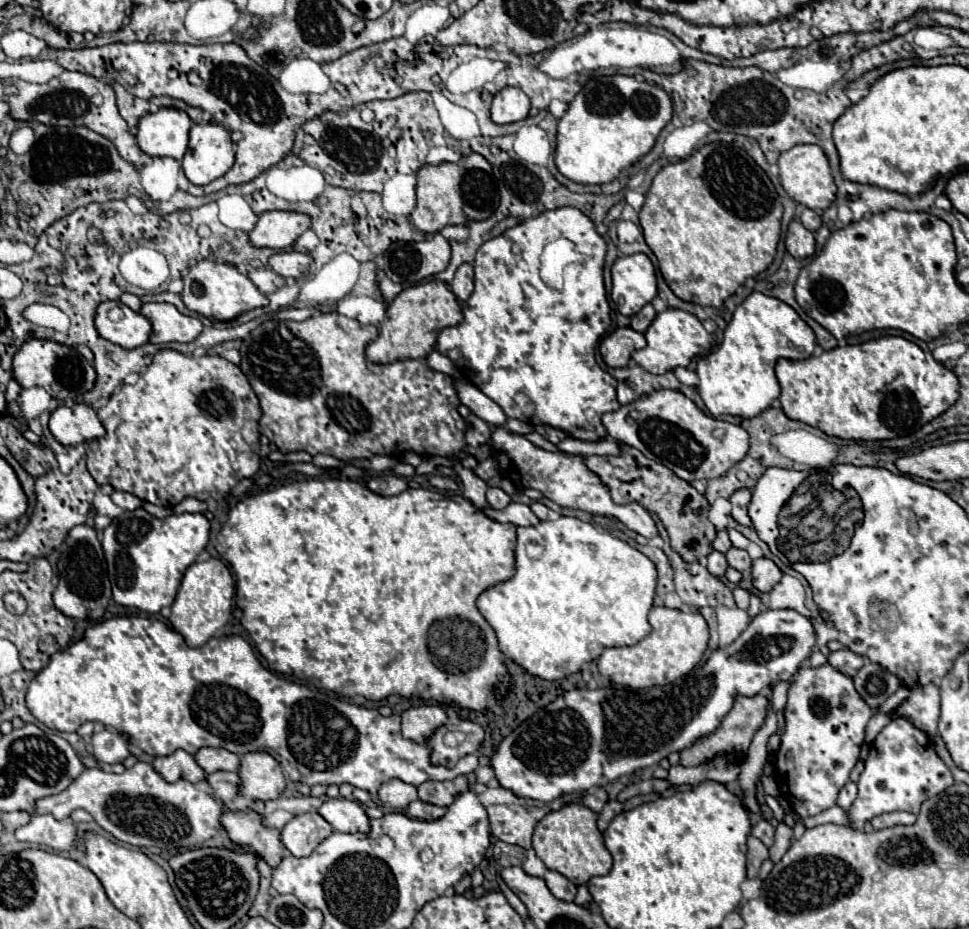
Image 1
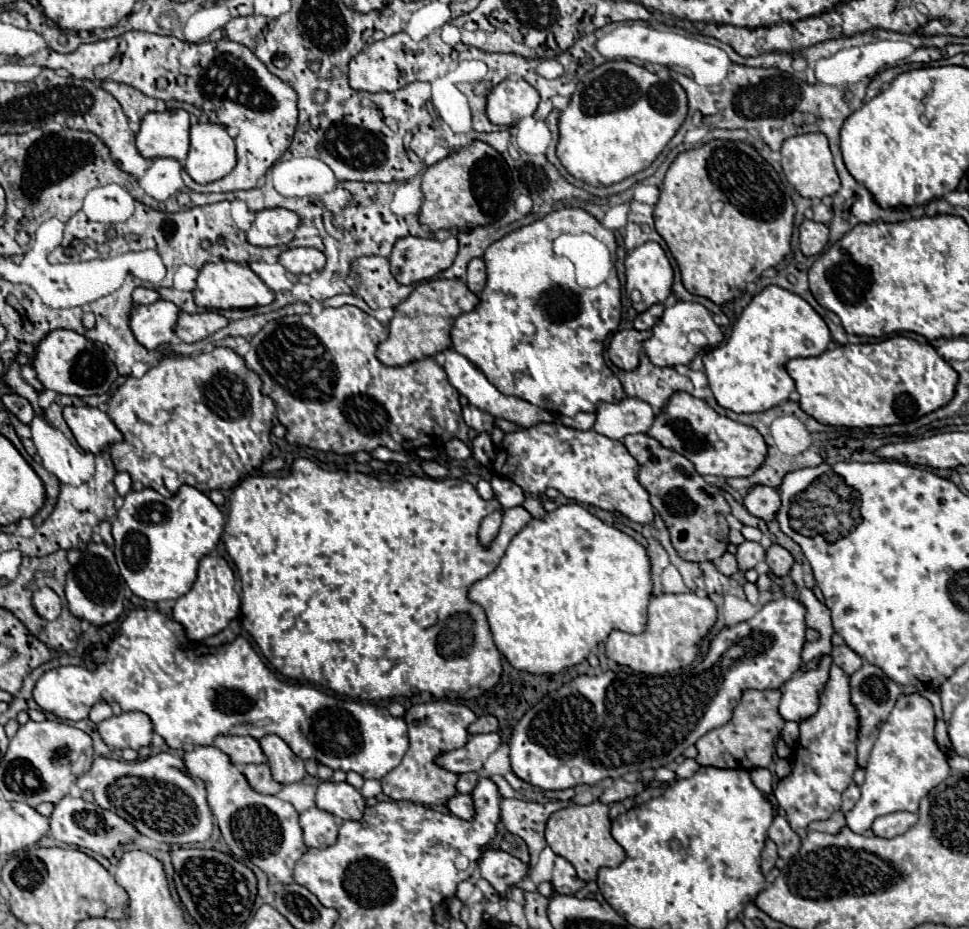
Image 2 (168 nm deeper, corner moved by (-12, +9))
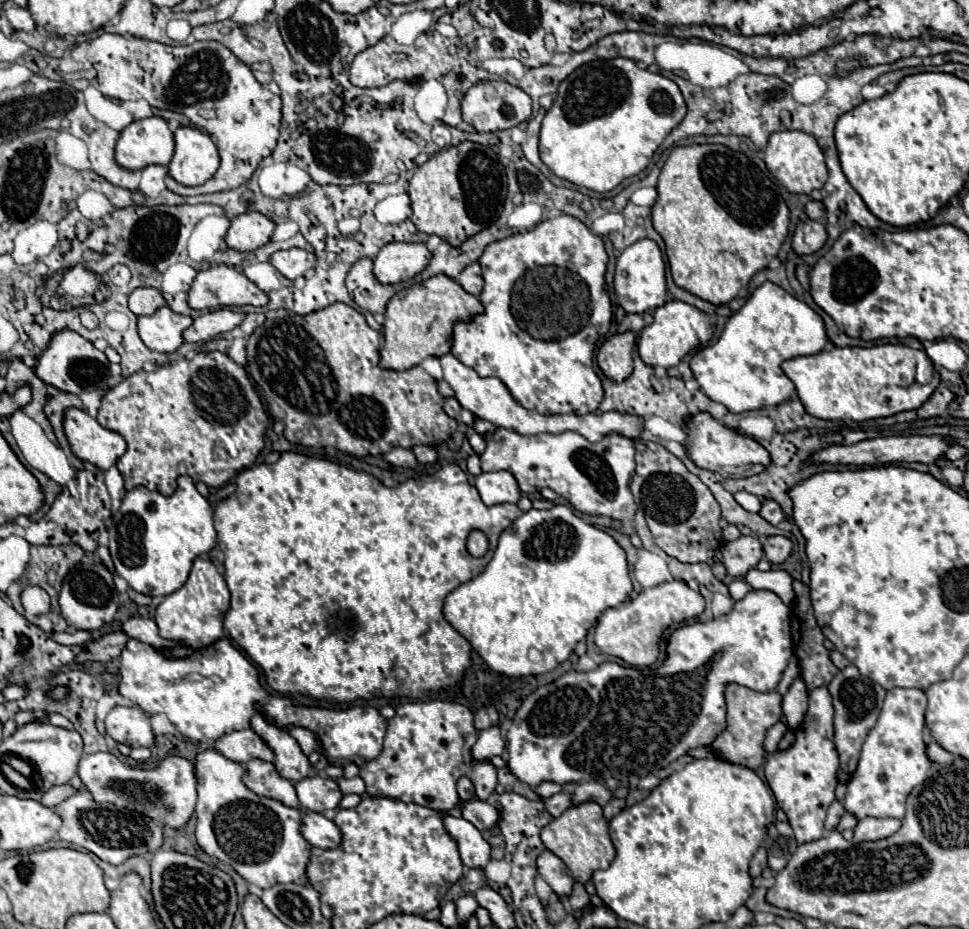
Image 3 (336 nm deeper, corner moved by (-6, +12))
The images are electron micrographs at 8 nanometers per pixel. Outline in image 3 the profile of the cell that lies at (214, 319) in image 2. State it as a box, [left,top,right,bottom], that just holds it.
[183,310,243,342]

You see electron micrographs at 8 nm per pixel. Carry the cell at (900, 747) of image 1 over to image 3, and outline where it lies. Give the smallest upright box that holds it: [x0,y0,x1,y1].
[843,688,931,820]

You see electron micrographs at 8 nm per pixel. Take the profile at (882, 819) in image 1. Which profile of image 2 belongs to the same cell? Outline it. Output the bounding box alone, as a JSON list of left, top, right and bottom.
[871,811,917,839]

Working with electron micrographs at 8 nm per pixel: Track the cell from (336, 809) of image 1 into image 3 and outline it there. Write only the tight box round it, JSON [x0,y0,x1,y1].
[295,776,343,812]

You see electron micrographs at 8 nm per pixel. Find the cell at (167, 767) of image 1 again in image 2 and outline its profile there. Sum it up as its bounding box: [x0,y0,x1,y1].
[183,747,307,885]

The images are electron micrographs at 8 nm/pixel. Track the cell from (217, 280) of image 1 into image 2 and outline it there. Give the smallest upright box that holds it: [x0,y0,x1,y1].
[193,261,275,309]

